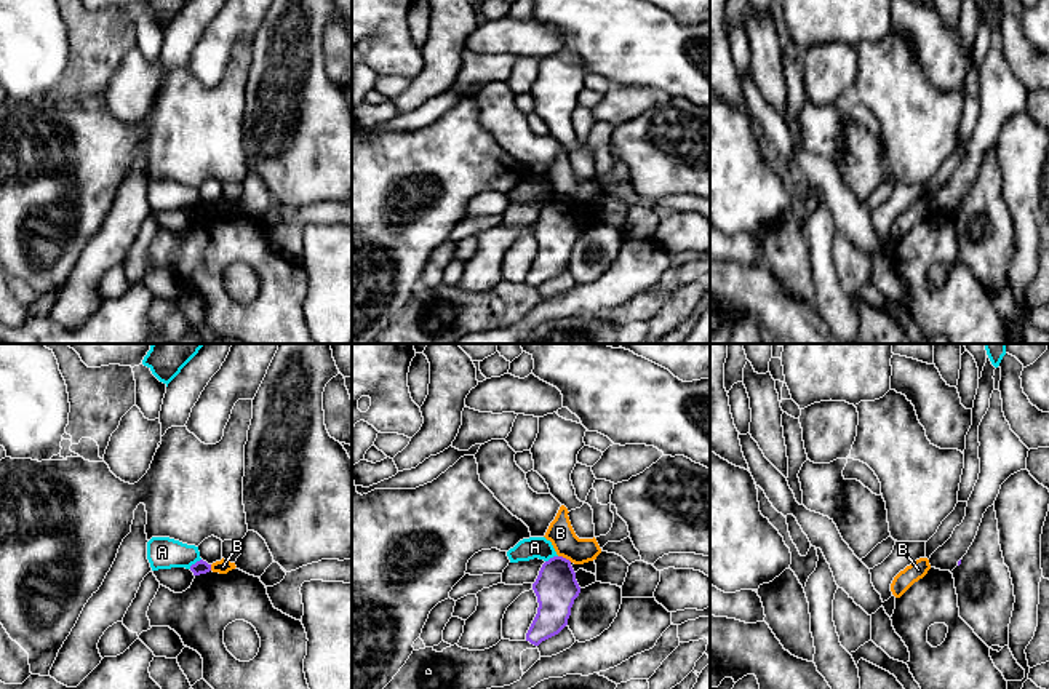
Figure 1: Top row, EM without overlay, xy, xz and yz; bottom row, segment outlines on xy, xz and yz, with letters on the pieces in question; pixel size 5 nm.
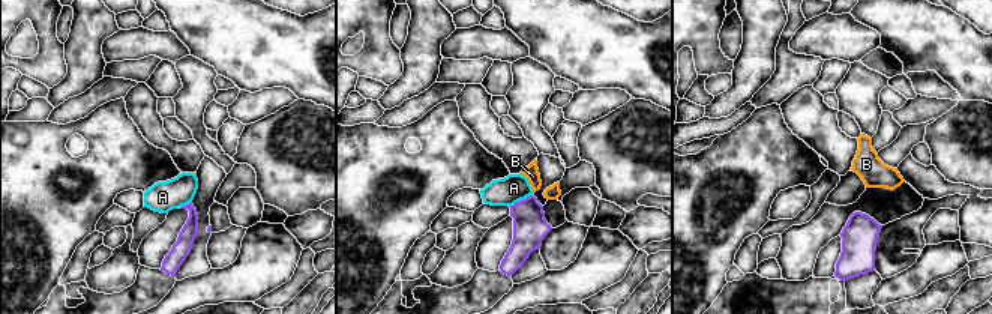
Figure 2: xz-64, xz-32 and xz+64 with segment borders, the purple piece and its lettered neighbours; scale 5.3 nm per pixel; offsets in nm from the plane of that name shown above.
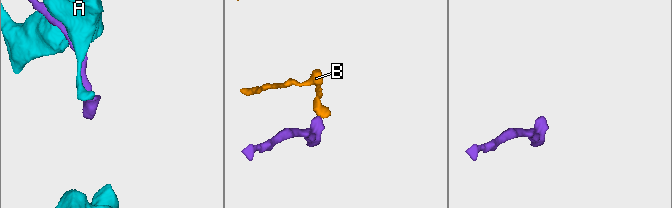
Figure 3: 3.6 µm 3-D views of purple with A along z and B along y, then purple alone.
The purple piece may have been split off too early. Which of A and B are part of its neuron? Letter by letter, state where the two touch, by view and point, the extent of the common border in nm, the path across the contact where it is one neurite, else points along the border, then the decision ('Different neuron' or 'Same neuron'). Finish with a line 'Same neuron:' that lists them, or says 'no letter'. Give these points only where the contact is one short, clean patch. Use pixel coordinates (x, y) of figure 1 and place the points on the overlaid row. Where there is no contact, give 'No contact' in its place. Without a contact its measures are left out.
A: Touches purple at xy (195, 563). Shared border 80 nm. Different neuron
B: Touches purple at xz (565, 558). Shared border 80 nm. Boundary: xz (558, 555), (571, 561). Different neuron
Same neuron: no letter

